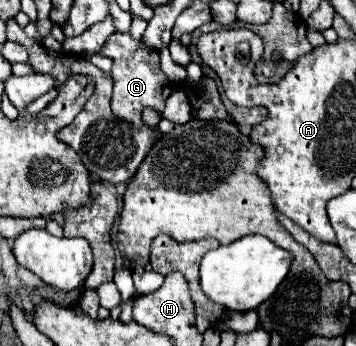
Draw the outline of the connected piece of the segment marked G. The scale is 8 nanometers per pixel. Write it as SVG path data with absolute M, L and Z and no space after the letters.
M113 34L105 40L101 54L113 60L111 76L115 82L113 88L113 114L135 128L143 128L143 110L153 108L159 114L165 108L165 100L171 94L171 82L161 70L159 64L159 52L153 52L153 48L145 48L145 44L133 40L129 34Z

